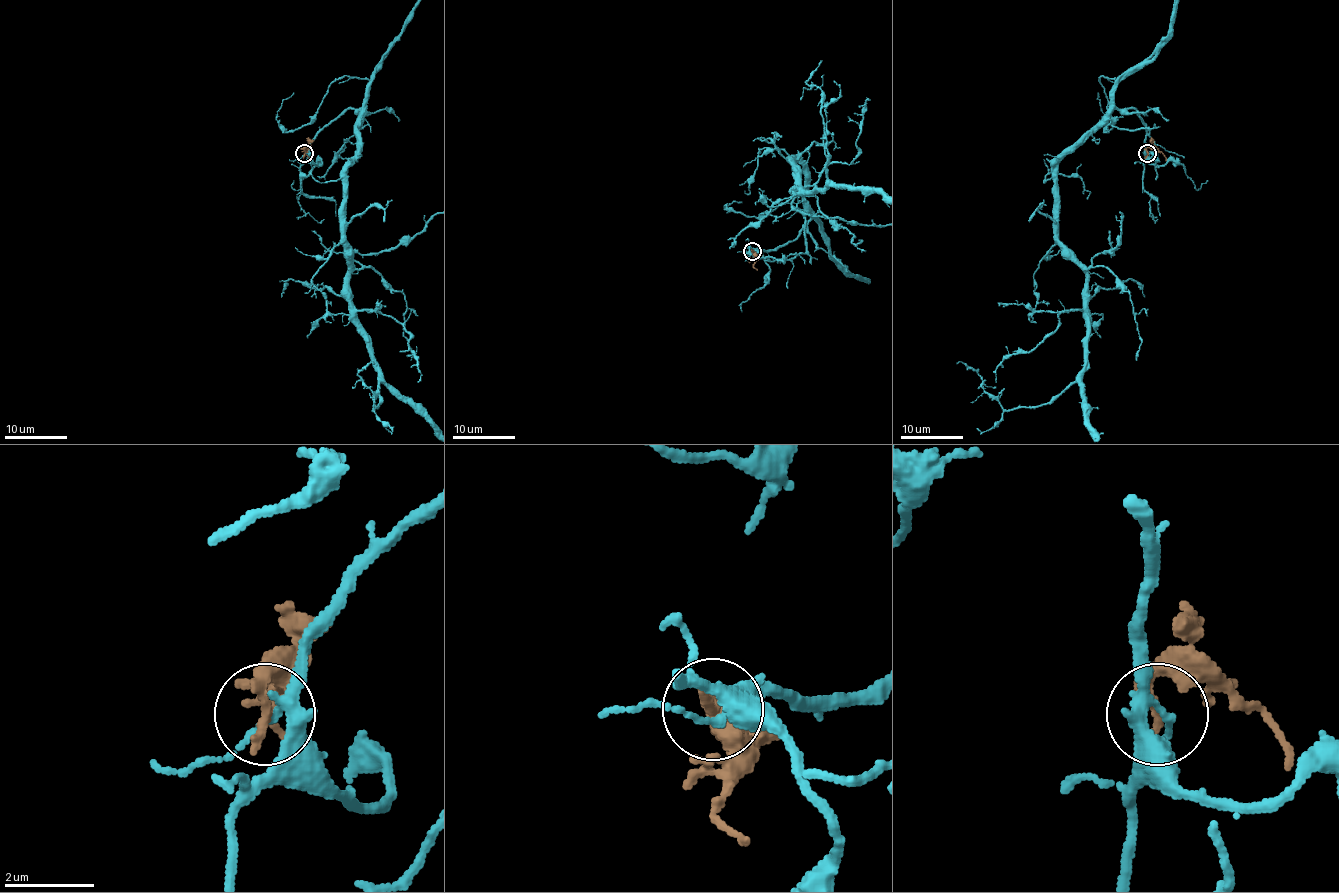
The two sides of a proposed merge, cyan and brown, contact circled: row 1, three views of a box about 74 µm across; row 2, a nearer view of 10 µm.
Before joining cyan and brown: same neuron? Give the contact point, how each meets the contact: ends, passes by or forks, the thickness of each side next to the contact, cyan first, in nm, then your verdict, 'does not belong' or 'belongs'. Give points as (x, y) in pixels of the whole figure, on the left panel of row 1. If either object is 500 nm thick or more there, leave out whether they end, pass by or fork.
(304, 153) | cyan forks | brown ends | 200/300 nm | does not belong

